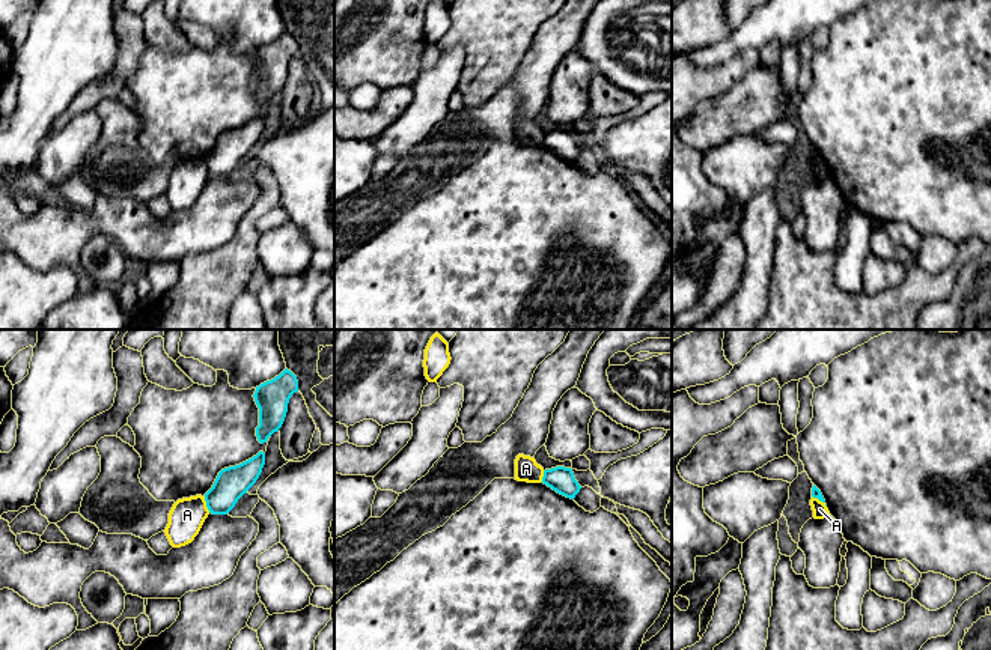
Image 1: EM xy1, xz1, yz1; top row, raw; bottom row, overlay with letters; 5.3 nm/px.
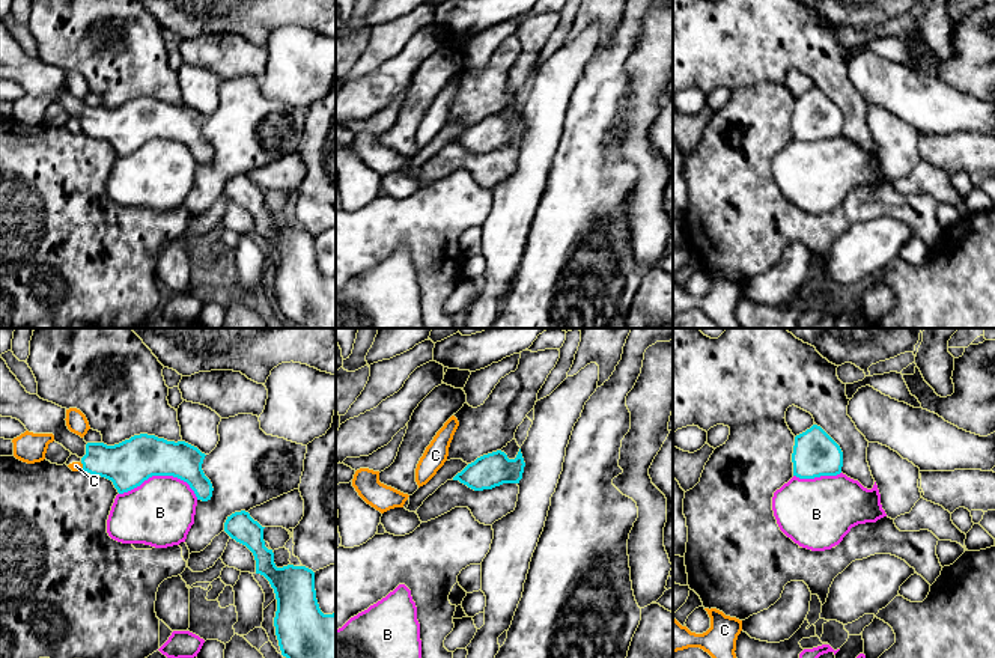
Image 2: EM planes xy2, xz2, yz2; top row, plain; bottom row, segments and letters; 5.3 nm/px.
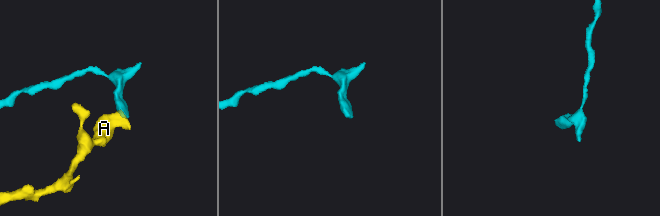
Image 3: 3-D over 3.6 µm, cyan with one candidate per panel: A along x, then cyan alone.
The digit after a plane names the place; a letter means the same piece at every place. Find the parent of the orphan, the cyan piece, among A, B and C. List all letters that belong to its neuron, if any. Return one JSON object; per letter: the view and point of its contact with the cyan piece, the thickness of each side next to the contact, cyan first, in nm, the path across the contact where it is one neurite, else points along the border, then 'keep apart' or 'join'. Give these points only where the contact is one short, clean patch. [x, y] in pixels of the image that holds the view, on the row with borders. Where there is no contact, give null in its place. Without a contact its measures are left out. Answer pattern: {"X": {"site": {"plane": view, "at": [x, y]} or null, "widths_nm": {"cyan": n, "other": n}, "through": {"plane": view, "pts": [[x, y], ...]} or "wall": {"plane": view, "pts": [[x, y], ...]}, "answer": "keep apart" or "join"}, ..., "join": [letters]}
{"A": {"site": {"plane": "xy1", "at": [207, 504]}, "widths_nm": {"cyan": 170, "other": 190}, "wall": {"plane": "xy1", "pts": [[204, 497], [210, 512]]}, "answer": "keep apart"}, "B": {"site": {"plane": "xy2", "at": [161, 475]}, "widths_nm": {"cyan": 240, "other": 360}, "answer": "keep apart"}, "C": {"site": {"plane": "xy2", "at": [83, 466]}, "widths_nm": {"cyan": 240, "other": 50}, "wall": {"plane": "xy2", "pts": [[80, 463], [83, 469]]}, "answer": "keep apart"}, "join": []}

